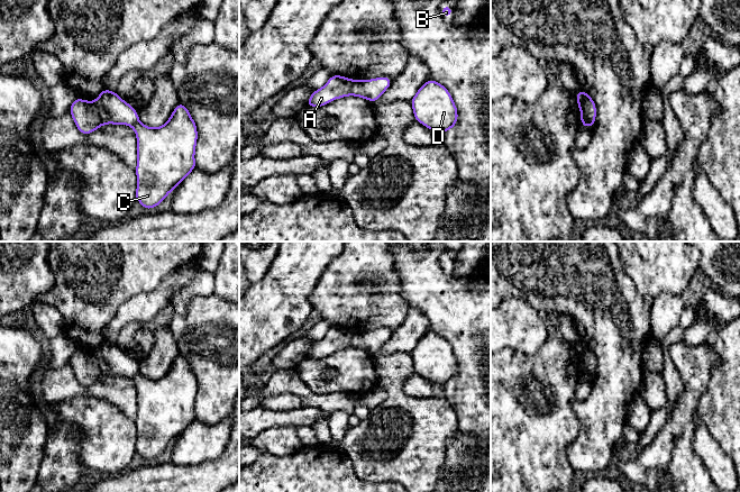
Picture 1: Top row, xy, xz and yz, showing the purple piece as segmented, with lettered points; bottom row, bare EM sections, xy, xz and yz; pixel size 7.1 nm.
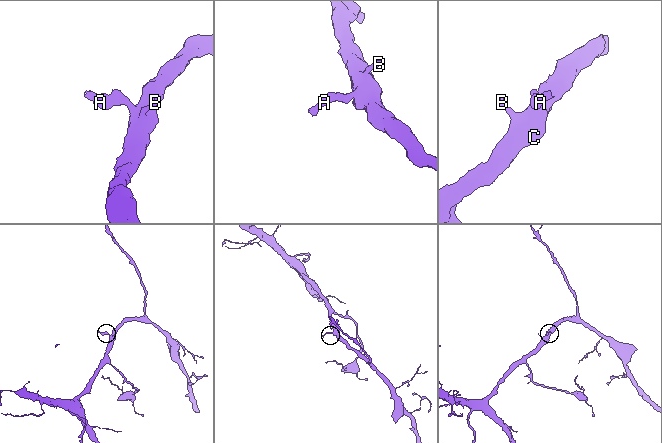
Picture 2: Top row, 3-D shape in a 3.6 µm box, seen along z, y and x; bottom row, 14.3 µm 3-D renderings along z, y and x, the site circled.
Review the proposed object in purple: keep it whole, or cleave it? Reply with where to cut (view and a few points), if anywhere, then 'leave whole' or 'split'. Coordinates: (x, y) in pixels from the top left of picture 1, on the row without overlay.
xy (94, 353), (100, 372), (103, 375) | split

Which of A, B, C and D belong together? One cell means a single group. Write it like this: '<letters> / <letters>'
A / B C D

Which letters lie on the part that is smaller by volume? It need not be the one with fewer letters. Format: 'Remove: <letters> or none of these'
Remove: A

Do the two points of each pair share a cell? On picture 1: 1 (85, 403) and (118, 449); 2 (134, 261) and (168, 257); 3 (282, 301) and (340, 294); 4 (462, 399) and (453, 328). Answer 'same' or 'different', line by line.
1: same
2: same
3: different
4: same

